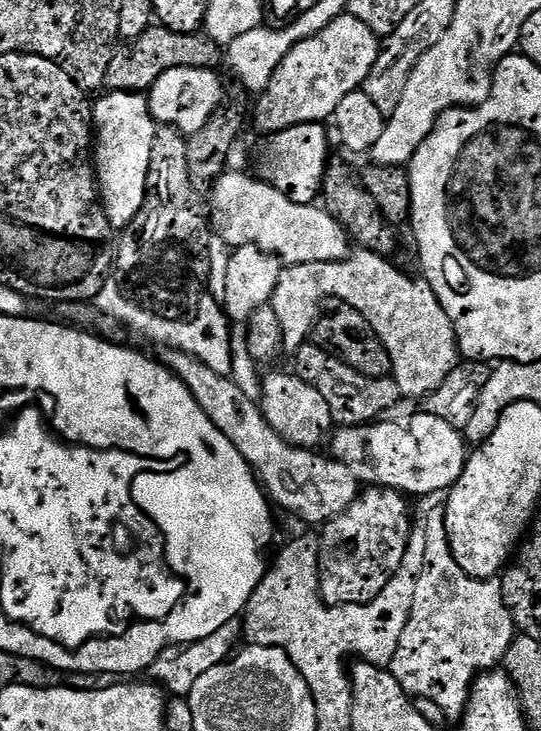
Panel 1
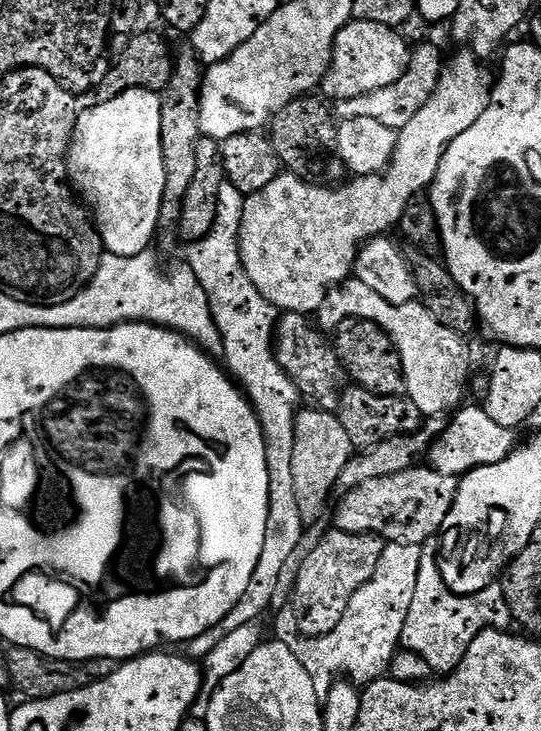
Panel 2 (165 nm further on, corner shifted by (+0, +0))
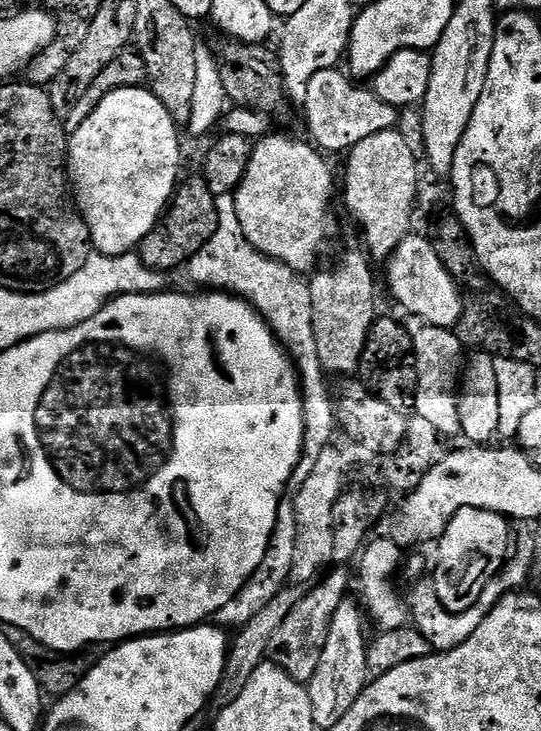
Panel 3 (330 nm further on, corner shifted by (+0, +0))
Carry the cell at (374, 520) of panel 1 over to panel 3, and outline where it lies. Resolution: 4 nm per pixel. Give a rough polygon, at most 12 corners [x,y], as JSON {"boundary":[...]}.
{"boundary":[[331,572],[290,611],[267,659],[307,685],[348,576]]}

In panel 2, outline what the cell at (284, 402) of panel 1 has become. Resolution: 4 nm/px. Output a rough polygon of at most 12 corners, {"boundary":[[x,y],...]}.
{"boundary":[[335,411],[296,413],[295,500],[329,502],[354,455]]}

